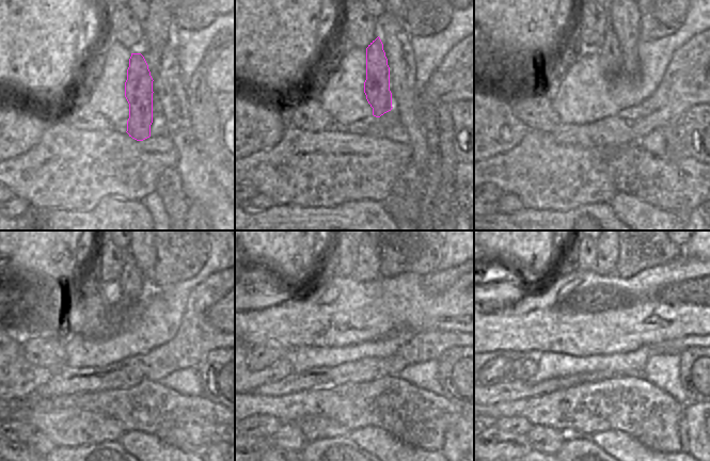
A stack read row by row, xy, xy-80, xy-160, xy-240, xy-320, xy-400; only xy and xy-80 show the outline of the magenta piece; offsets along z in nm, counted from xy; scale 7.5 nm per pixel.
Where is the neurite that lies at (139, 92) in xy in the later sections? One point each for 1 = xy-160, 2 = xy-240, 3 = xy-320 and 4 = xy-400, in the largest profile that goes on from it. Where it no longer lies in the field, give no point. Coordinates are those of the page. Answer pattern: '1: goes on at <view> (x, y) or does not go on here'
1: goes on at xy-160 (610, 52)
2: goes on at xy-240 (132, 283)
3: goes on at xy-320 (366, 269)
4: goes on at xy-400 (606, 252)

